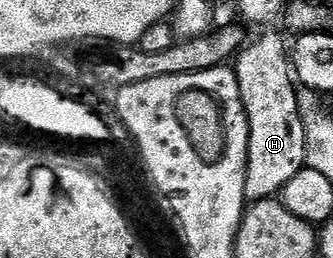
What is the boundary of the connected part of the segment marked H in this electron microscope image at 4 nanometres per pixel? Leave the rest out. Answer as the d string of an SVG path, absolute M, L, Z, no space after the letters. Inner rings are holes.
M266 32L263 36L258 36L254 41L247 43L236 57L236 71L240 82L240 98L244 102L244 110L248 114L248 162L246 163L246 199L253 202L255 200L269 200L277 197L300 174L300 170L306 167L306 131L302 121L302 111L298 108L298 93L295 77L292 75L292 64L288 59L288 44L282 41L282 36L278 32Z

